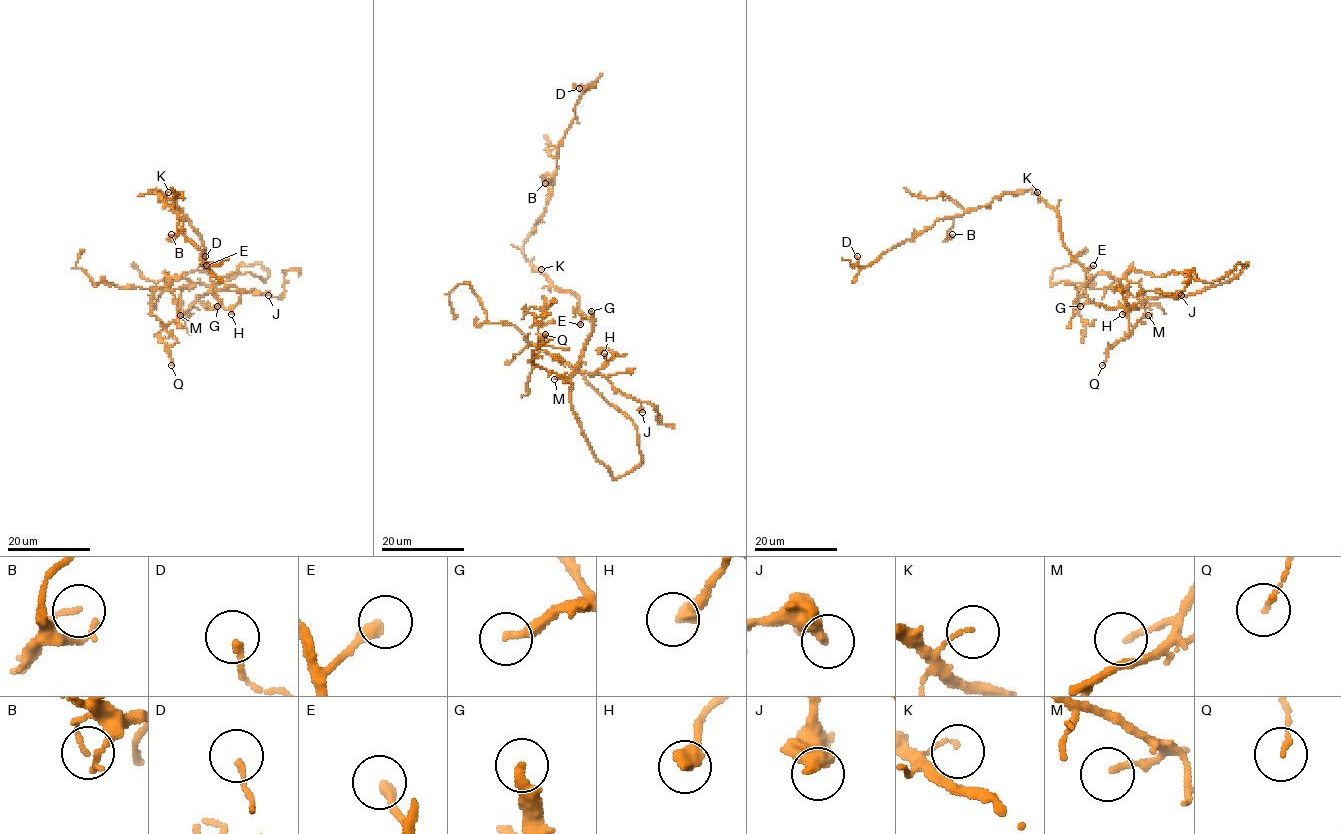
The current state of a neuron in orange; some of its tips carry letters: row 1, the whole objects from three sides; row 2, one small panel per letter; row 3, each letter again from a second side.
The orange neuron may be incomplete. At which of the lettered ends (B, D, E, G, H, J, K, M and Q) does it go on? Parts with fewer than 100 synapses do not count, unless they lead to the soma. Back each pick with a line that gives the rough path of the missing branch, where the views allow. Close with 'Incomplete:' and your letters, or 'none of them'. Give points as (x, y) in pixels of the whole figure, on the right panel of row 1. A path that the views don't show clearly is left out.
G: (1080, 306), (1028, 327), (1016, 370), (962, 358), (942, 372), (890, 367), (871, 381), (865, 409), (852, 413)
Incomplete: G

